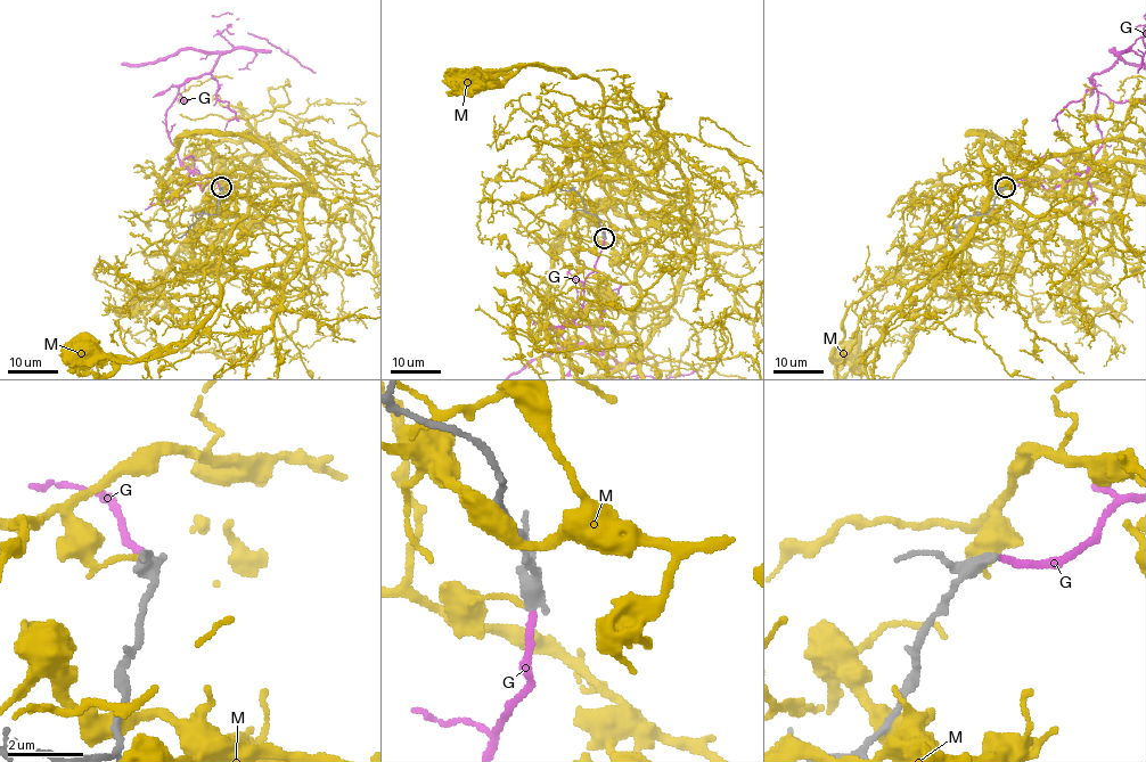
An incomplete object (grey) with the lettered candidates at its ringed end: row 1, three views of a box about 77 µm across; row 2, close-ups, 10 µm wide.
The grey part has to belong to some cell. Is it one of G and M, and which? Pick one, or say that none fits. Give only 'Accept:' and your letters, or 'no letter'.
Accept: G

